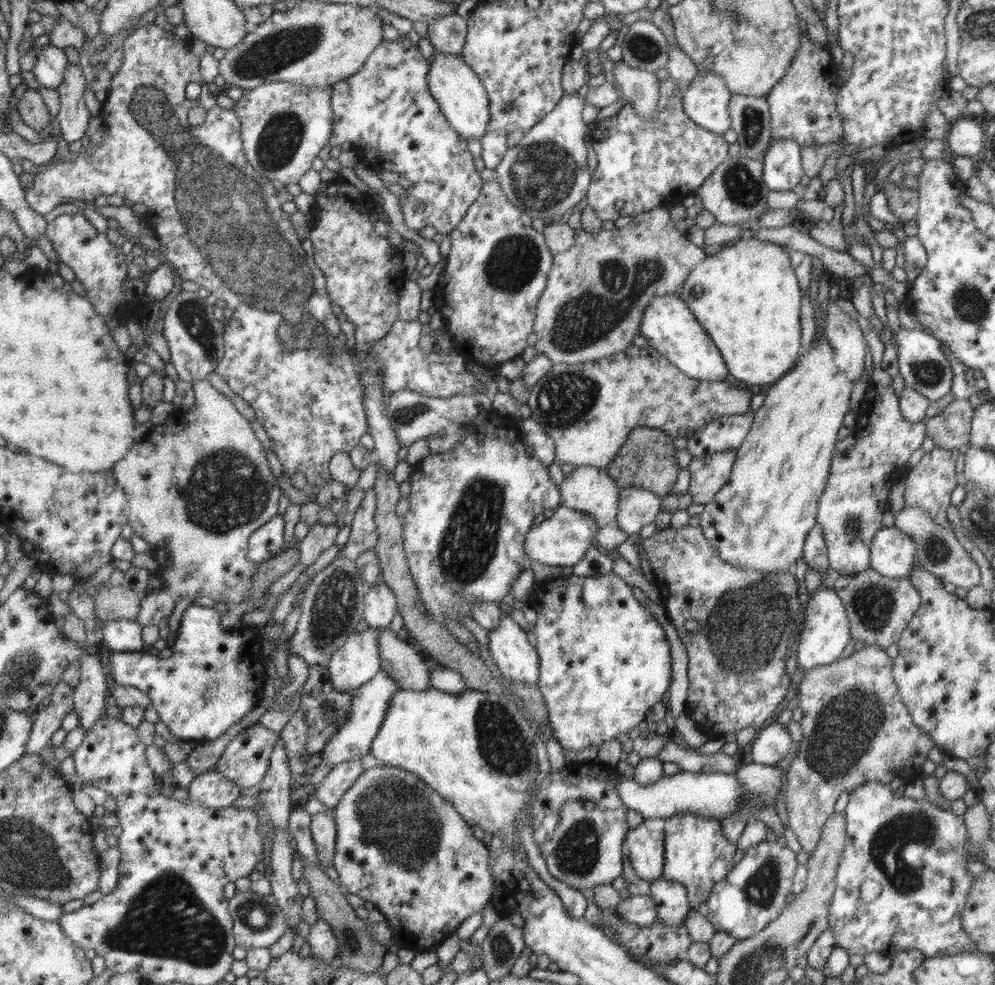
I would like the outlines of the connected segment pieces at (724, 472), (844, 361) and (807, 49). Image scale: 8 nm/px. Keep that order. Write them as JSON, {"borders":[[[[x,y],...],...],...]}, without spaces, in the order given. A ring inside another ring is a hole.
{"borders":[[[[737,448],[714,453],[704,459],[692,459],[690,483],[687,492],[691,494],[694,504],[706,504],[728,482],[734,463],[736,462]]],[[[837,297],[837,299],[834,302],[830,302],[829,301],[829,305],[827,306],[827,316],[826,316],[826,327],[823,329],[822,333],[823,336],[825,336],[825,338],[827,338],[827,341],[831,344],[831,347],[834,348],[834,355],[836,355],[836,366],[839,366],[839,369],[846,375],[846,378],[848,380],[851,380],[851,382],[858,382],[860,380],[860,376],[862,376],[863,371],[864,371],[864,358],[866,358],[866,341],[864,341],[864,334],[862,333],[862,330],[860,329],[860,325],[858,325],[857,320],[856,319],[850,319],[850,317],[848,315],[846,315],[846,313],[844,313],[842,311],[842,309],[840,309],[840,307],[838,307],[838,305],[836,305],[836,301],[838,300],[839,297]]],[[[801,18],[798,21],[801,28],[798,52],[784,78],[766,97],[771,113],[771,136],[763,155],[770,150],[774,140],[792,140],[801,148],[842,141],[843,124],[836,108],[836,96],[841,88],[840,64],[833,61],[826,44],[817,44],[807,37],[805,22]]]]}

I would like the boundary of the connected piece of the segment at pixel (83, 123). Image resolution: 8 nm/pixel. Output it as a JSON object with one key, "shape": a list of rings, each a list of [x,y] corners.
{"shape":[[[68,63],[64,80],[58,88],[60,95],[60,113],[56,122],[60,132],[68,143],[81,140],[86,136],[89,121],[92,118],[84,100],[86,80],[82,67]]]}

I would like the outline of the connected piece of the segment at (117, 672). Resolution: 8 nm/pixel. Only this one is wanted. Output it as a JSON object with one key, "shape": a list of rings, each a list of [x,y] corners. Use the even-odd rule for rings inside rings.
{"shape":[[[192,603],[182,614],[180,628],[171,646],[172,655],[169,658],[159,658],[143,650],[130,652],[109,652],[108,666],[117,684],[131,686],[144,692],[160,720],[166,724],[170,734],[177,736],[184,746],[189,742],[197,743],[216,740],[227,730],[238,728],[240,721],[256,708],[262,700],[264,681],[266,679],[266,657],[260,652],[260,642],[257,628],[242,627],[234,630],[224,630],[220,624],[220,616],[210,613],[209,609]]]}

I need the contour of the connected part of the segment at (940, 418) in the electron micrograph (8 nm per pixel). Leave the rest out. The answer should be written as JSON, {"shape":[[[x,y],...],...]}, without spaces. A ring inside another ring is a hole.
{"shape":[[[955,399],[936,416],[924,420],[926,437],[931,438],[938,447],[946,449],[958,447],[960,450],[964,449],[964,447],[971,444],[969,441],[969,434],[974,409],[975,408],[970,405],[968,399]]]}

